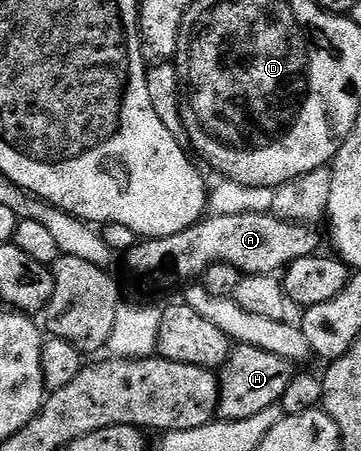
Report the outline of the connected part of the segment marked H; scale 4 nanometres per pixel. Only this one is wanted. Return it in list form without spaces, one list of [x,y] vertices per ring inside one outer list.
[[[244,343],[232,346],[231,354],[218,372],[218,418],[236,423],[242,419],[257,417],[257,413],[278,405],[281,397],[285,397],[285,389],[288,388],[289,381],[293,381],[295,374],[296,368],[285,357],[265,353],[265,349],[257,349]]]

